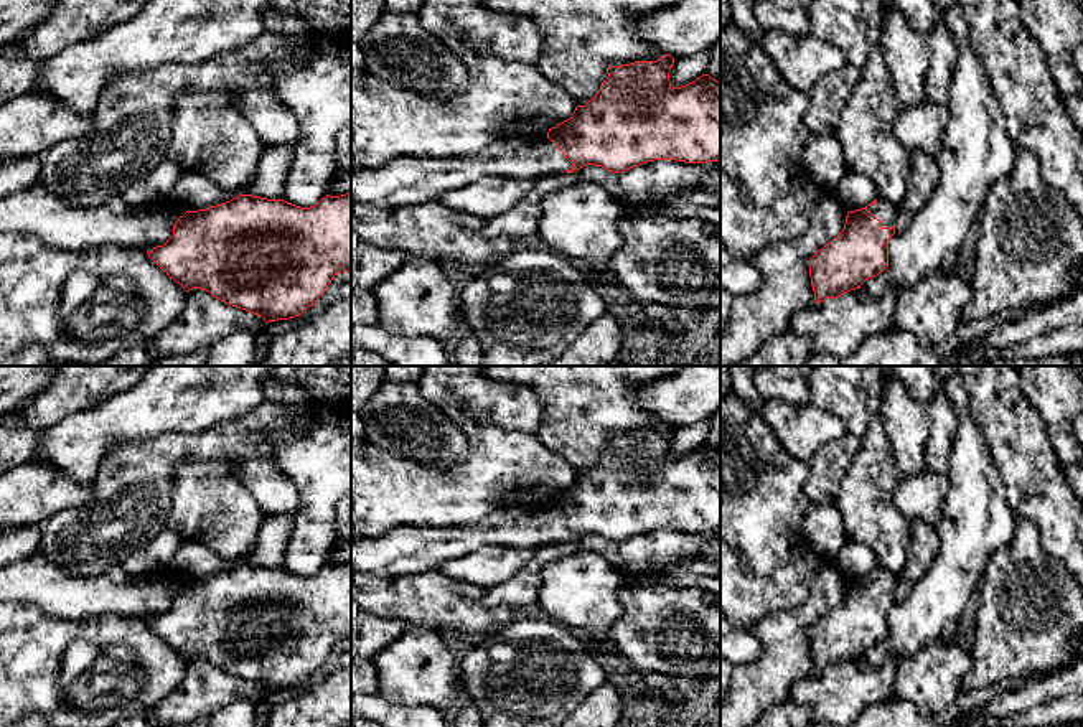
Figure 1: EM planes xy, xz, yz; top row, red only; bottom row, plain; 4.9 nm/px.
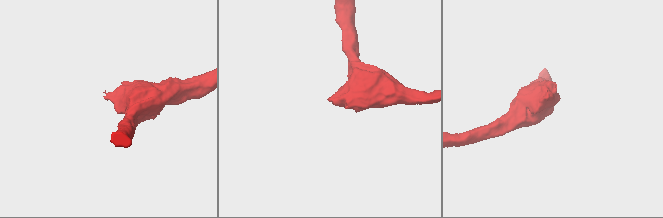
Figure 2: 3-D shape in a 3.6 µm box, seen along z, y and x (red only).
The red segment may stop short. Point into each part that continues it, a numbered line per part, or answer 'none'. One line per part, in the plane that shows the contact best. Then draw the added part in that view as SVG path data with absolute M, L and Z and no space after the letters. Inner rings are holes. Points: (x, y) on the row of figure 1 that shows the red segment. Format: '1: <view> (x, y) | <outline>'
1: xz (404, 182) | M547 132L508 137L453 158L396 158L376 170L361 168L351 173L351 201L384 209L417 206L480 178L536 180L570 170Z

